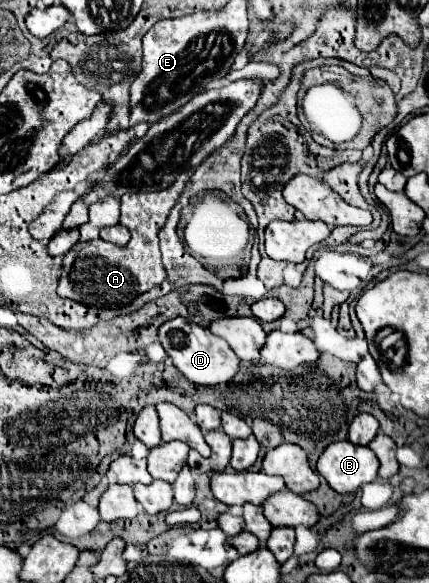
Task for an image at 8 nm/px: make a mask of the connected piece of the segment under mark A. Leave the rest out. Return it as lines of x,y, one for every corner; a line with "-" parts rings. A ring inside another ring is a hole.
183,173
177,181
163,191
151,193
125,193
121,196
121,223
129,227
131,241
125,249
117,245
109,245
107,241
93,239
87,243
77,243
65,257
59,275
57,295
83,303
95,309
111,309
129,305
137,295
149,291
151,287
165,281
167,271
161,263
159,251
159,231
163,229
169,211
177,203
185,185
189,183
189,175

